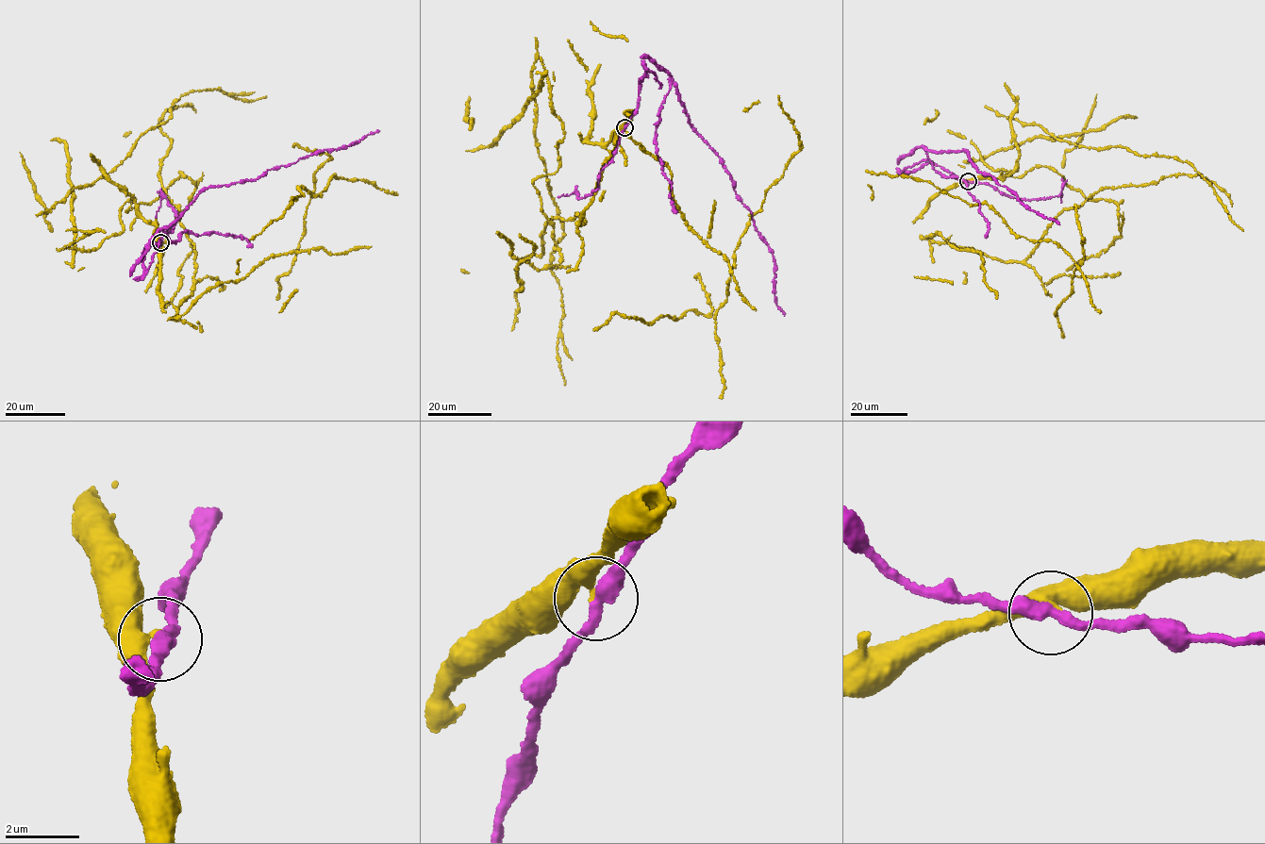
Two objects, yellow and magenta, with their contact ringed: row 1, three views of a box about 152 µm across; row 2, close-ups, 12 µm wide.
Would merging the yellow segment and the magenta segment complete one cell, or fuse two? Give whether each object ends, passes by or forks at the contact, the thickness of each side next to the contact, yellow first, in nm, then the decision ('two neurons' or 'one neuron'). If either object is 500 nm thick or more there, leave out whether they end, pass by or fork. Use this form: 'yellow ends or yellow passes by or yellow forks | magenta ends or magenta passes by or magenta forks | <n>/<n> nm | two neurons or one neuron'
yellow passes by | magenta passes by | 300/360 nm | one neuron

